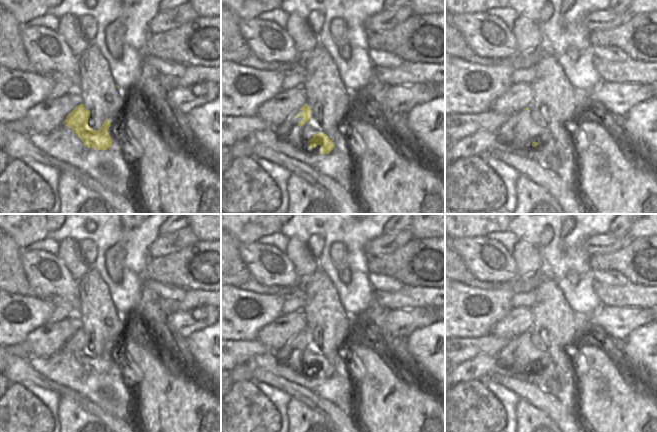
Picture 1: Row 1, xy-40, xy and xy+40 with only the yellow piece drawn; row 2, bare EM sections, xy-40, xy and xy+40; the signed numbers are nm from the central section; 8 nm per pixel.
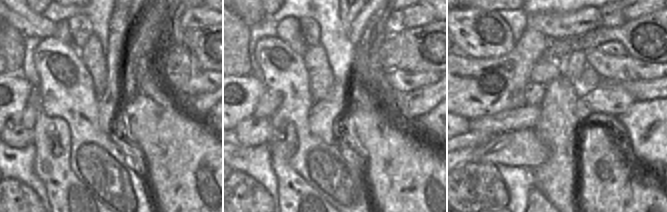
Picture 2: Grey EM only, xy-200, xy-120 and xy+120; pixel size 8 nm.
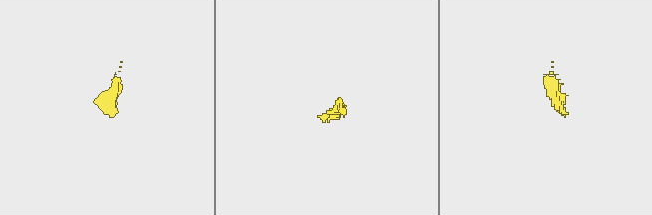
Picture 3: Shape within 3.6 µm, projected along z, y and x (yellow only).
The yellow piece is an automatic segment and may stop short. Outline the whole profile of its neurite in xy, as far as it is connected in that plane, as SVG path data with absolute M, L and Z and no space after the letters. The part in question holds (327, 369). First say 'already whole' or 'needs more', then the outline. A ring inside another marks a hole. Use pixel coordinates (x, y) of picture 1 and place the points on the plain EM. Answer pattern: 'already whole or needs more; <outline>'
needs more; M305 328L293 339L286 342L281 348L275 350L274 357L279 362L283 362L299 372L307 372L309 370L316 375L316 378L329 378L335 371L334 367L321 354L315 352L309 344L310 331Z

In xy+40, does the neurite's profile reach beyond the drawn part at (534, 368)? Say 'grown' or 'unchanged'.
grown

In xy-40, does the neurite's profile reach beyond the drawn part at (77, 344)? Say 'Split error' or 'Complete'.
Complete

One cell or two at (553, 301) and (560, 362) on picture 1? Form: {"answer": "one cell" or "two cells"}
{"answer": "one cell"}

